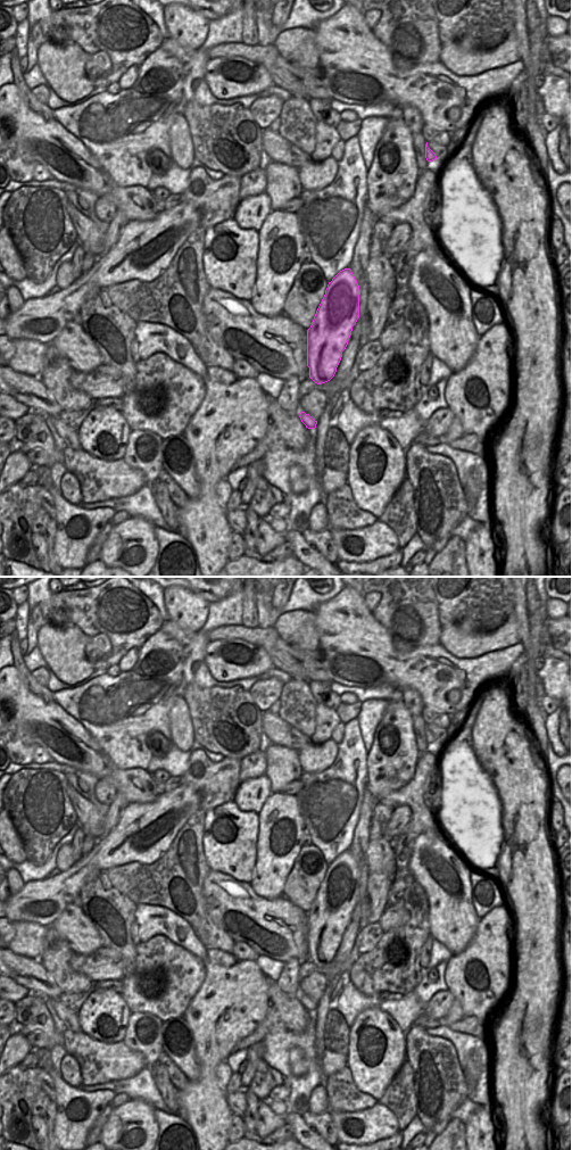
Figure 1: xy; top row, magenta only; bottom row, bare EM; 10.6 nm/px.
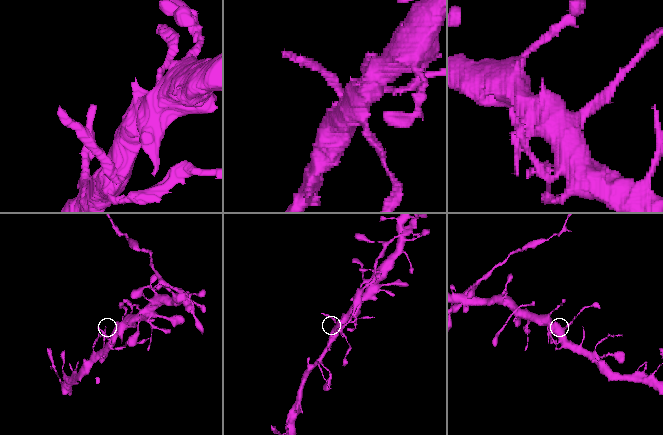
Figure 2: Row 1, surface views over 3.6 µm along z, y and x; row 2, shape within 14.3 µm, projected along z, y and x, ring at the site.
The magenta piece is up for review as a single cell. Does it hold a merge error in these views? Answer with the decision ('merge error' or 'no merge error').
merge error

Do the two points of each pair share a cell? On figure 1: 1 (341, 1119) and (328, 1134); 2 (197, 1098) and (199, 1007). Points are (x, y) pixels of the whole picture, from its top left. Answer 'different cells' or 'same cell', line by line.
1: different cells
2: same cell

